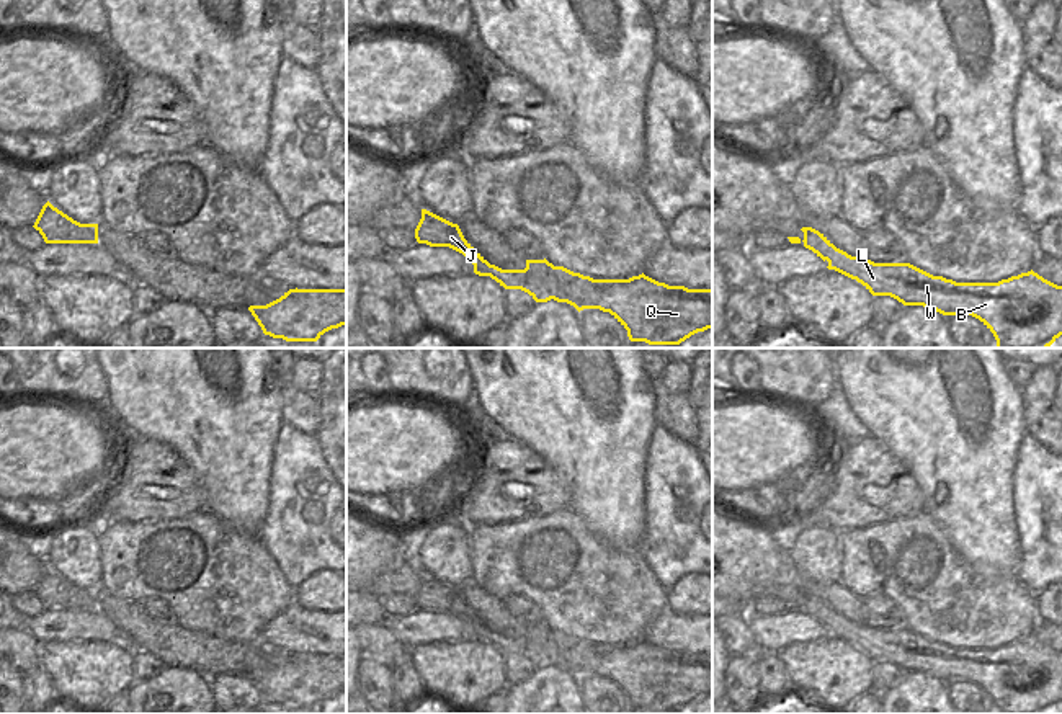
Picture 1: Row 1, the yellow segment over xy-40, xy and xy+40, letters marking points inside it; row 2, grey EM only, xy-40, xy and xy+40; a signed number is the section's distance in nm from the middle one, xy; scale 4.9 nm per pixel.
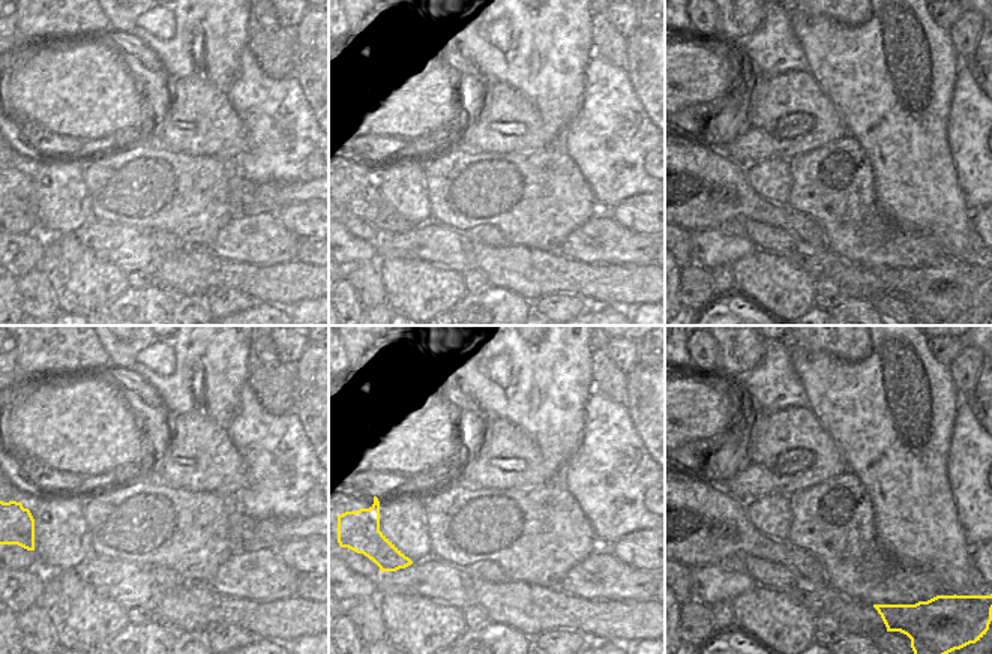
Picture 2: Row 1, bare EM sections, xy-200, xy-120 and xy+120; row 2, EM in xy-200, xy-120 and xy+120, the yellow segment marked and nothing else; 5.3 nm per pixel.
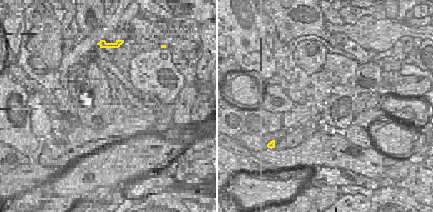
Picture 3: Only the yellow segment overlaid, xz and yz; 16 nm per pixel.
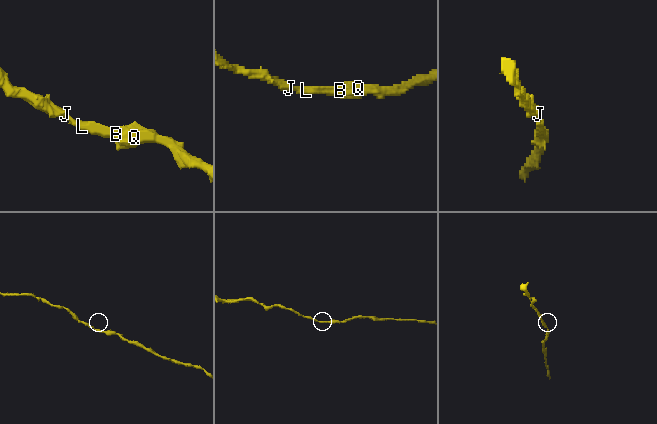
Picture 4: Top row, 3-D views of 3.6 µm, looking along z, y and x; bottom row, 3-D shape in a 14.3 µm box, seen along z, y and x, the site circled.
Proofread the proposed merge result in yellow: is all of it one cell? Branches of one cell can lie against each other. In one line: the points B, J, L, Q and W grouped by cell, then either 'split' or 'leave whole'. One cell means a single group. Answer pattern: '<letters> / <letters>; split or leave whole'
B J L Q W; leave whole

